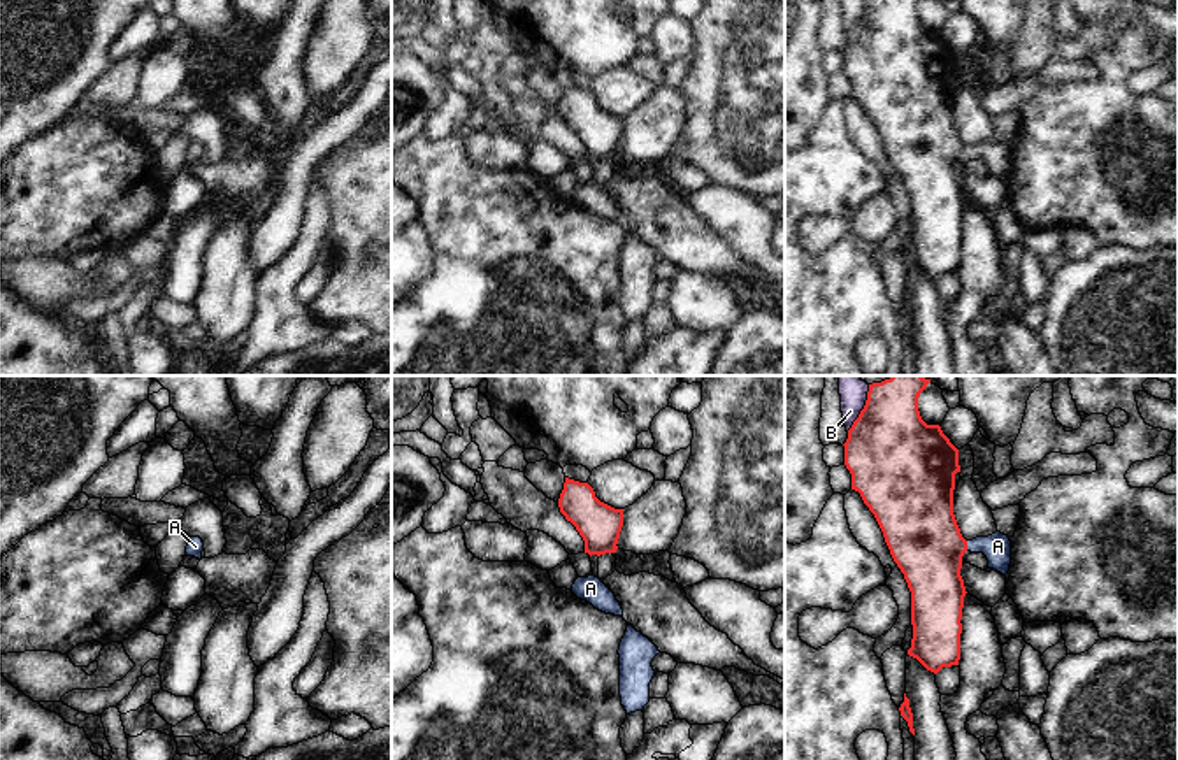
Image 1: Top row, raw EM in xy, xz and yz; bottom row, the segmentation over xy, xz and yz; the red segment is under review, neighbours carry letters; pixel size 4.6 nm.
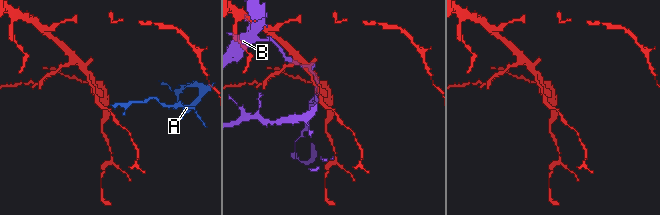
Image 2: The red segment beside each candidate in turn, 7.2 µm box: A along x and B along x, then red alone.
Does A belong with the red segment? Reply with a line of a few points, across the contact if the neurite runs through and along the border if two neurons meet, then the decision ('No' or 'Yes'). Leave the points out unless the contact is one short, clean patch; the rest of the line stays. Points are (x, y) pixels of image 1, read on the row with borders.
Line: yz (966, 541), (968, 550). No

